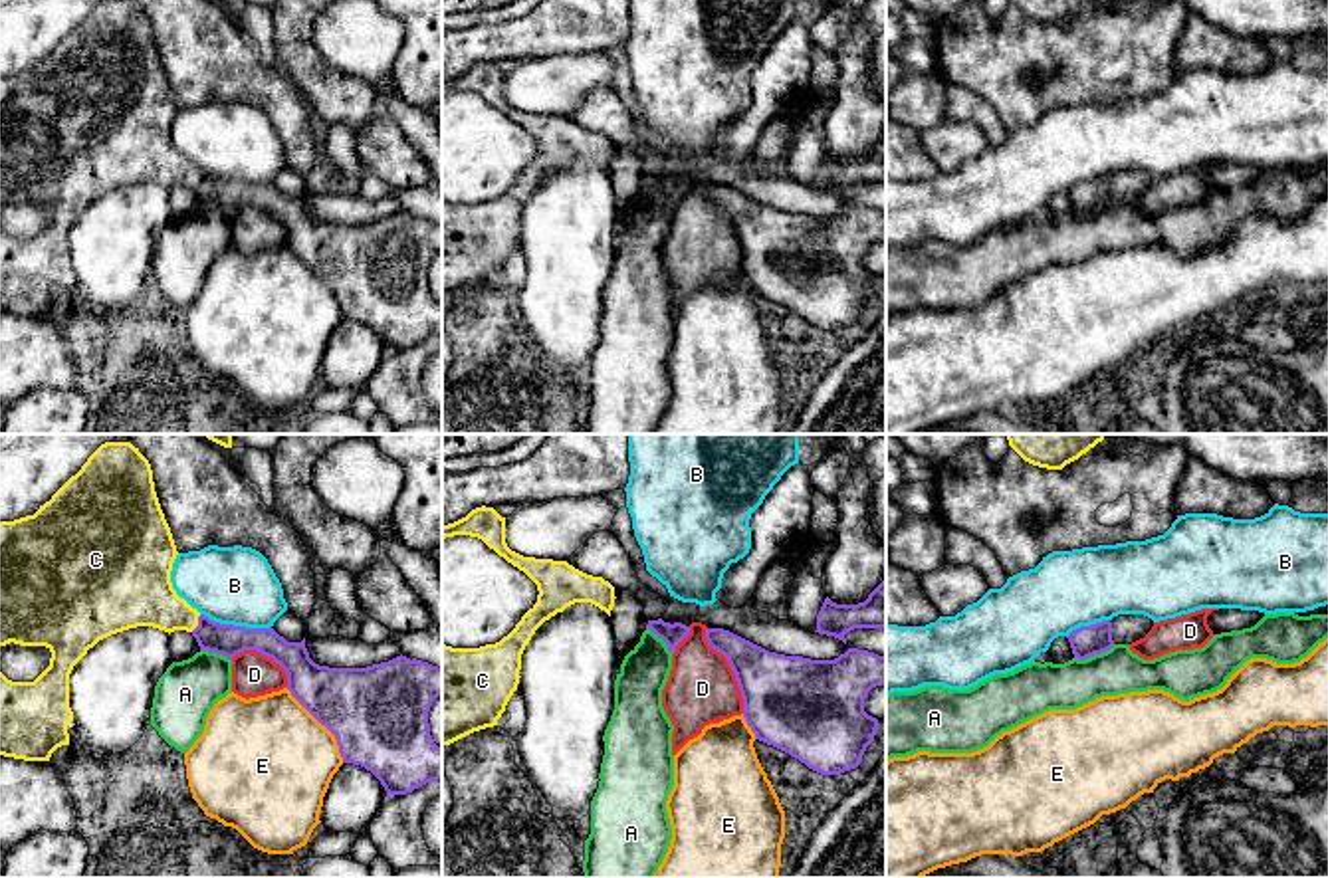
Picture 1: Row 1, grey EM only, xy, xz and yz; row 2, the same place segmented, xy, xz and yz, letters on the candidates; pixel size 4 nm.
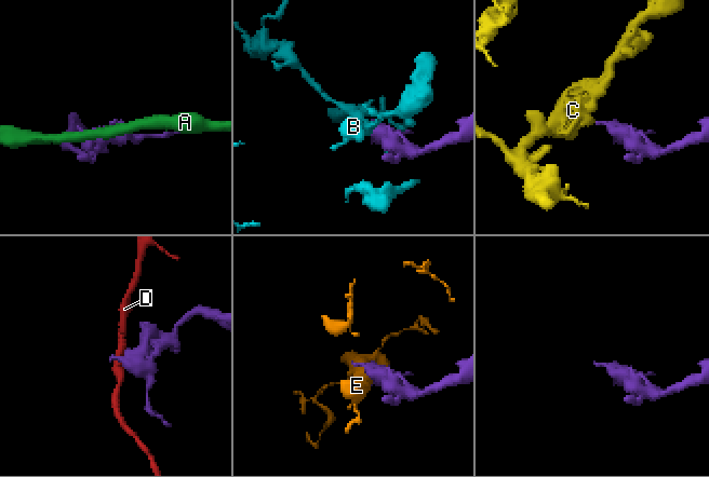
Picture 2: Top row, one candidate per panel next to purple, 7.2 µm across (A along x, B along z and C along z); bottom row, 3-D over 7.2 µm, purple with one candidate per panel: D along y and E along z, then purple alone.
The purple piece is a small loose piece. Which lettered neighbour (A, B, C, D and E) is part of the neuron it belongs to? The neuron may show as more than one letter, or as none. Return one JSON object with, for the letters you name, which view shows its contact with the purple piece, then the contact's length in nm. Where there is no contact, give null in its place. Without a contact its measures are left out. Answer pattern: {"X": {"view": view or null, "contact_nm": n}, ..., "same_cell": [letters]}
{"C": {"view": "xy", "contact_nm": 80}, "same_cell": ["C"]}

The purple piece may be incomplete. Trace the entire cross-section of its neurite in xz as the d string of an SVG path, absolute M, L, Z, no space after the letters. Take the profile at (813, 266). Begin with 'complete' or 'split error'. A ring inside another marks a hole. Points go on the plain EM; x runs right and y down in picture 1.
complete; M708 184L706 196L727 214L743 254L743 274L755 295L821 331L840 331L860 321L878 285L878 275L864 268L864 256L872 244L886 240L886 212L858 204L848 204L834 216L785 212L723 184Z

